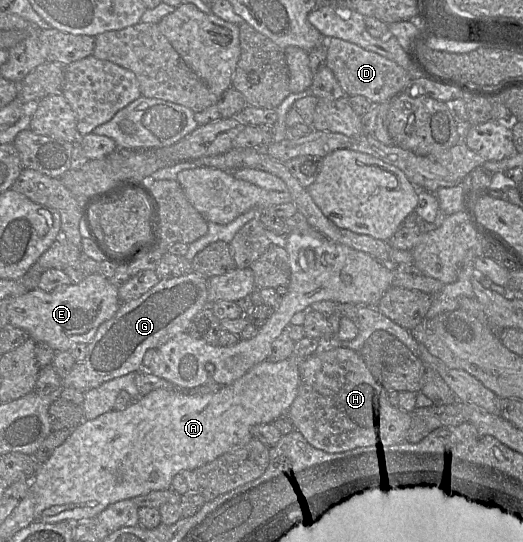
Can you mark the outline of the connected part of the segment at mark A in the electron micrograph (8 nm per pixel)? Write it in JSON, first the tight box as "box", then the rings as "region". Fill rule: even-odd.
{"box":[30,357,300,523],"region":[[[291,357],[280,362],[256,364],[242,377],[216,392],[186,394],[155,389],[140,396],[122,410],[111,410],[92,420],[83,420],[68,438],[37,469],[30,484],[34,498],[34,518],[41,523],[91,519],[112,503],[138,495],[171,488],[173,477],[182,470],[196,468],[245,444],[255,425],[272,423],[286,415],[300,385],[299,360]]]}

